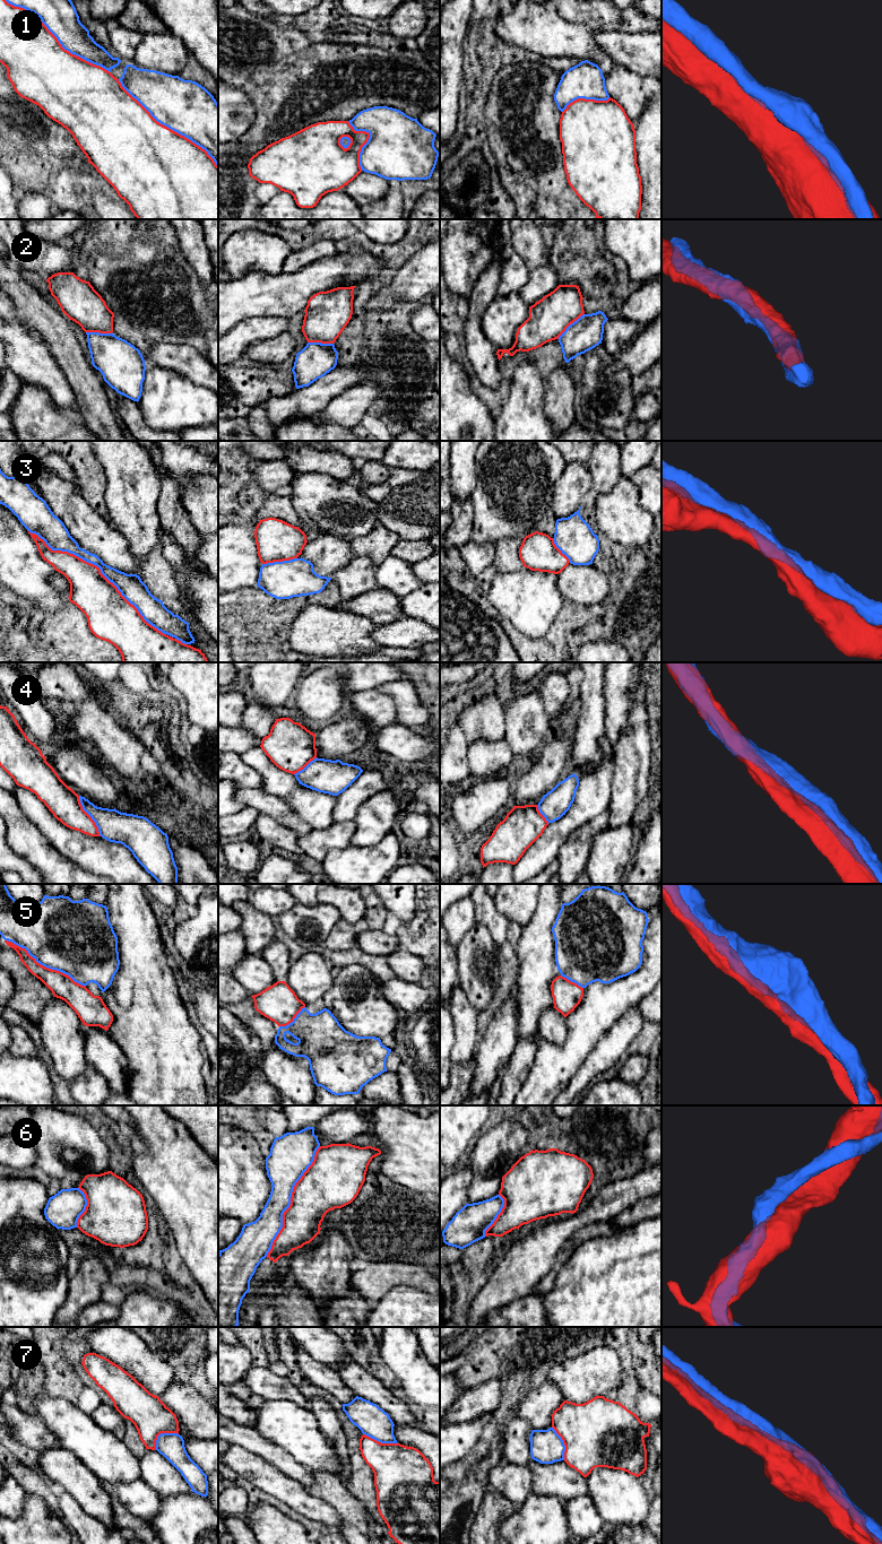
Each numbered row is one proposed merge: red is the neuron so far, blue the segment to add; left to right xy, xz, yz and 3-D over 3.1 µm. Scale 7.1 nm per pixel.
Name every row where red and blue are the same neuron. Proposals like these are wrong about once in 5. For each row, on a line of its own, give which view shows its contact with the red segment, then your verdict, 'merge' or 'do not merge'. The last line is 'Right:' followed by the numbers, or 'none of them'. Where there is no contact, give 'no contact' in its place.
1: meets red in xy; merge
2: meets red in yz; merge
3: meets red in xy; merge
4: meets red in xy; do not merge
5: meets red in xy; merge
6: meets red in xz; merge
7: meets red in xz; merge
Right: 1, 2, 3, 5, 6, 7

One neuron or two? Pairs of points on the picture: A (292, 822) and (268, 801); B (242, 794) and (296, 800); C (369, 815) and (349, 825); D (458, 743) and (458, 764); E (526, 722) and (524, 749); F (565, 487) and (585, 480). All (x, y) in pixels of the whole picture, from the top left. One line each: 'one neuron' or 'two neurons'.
A: one neuron
B: two neurons
C: two neurons
D: one neuron
E: one neuron
F: one neuron

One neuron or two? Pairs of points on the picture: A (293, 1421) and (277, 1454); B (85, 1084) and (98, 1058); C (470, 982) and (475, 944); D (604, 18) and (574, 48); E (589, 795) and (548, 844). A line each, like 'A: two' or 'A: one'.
A: two
B: two
C: one
D: two
E: one

